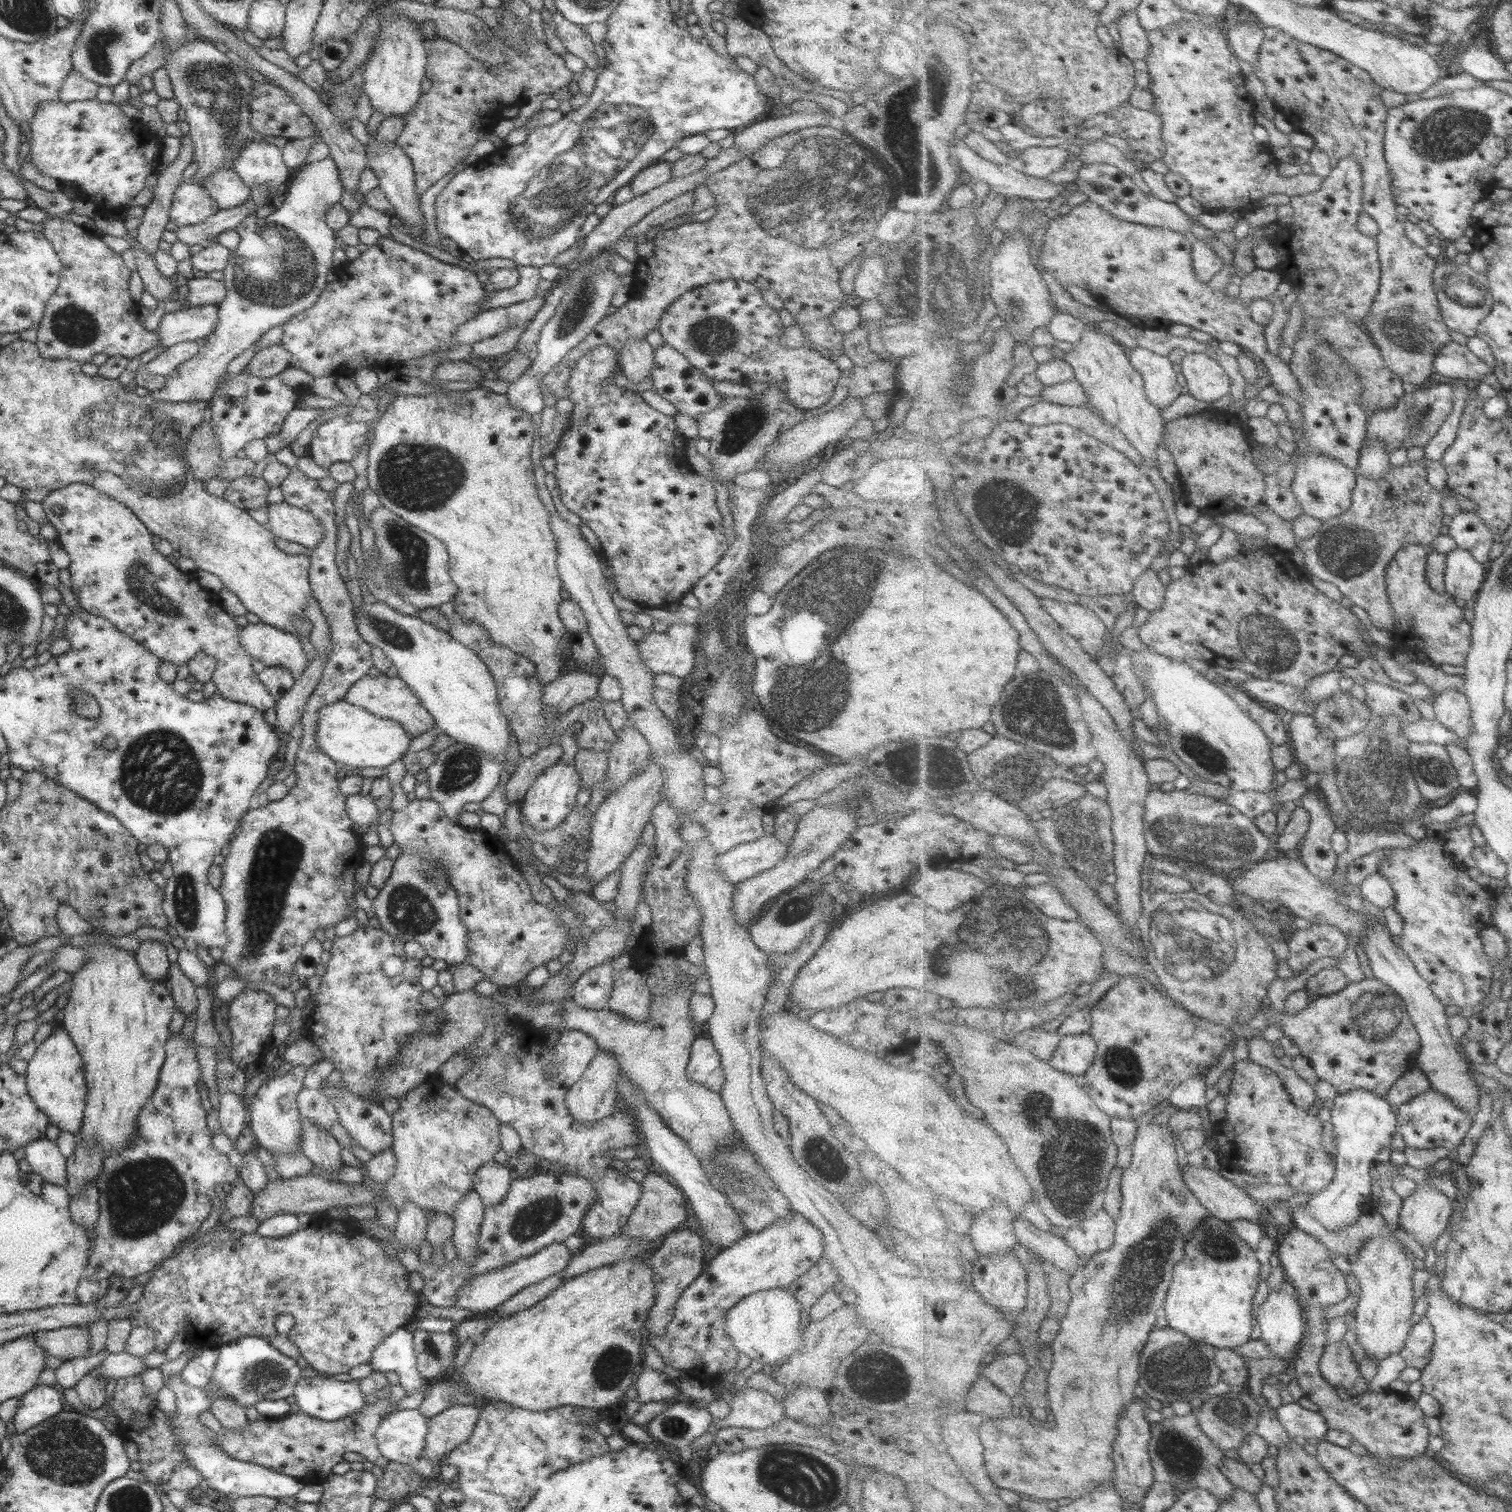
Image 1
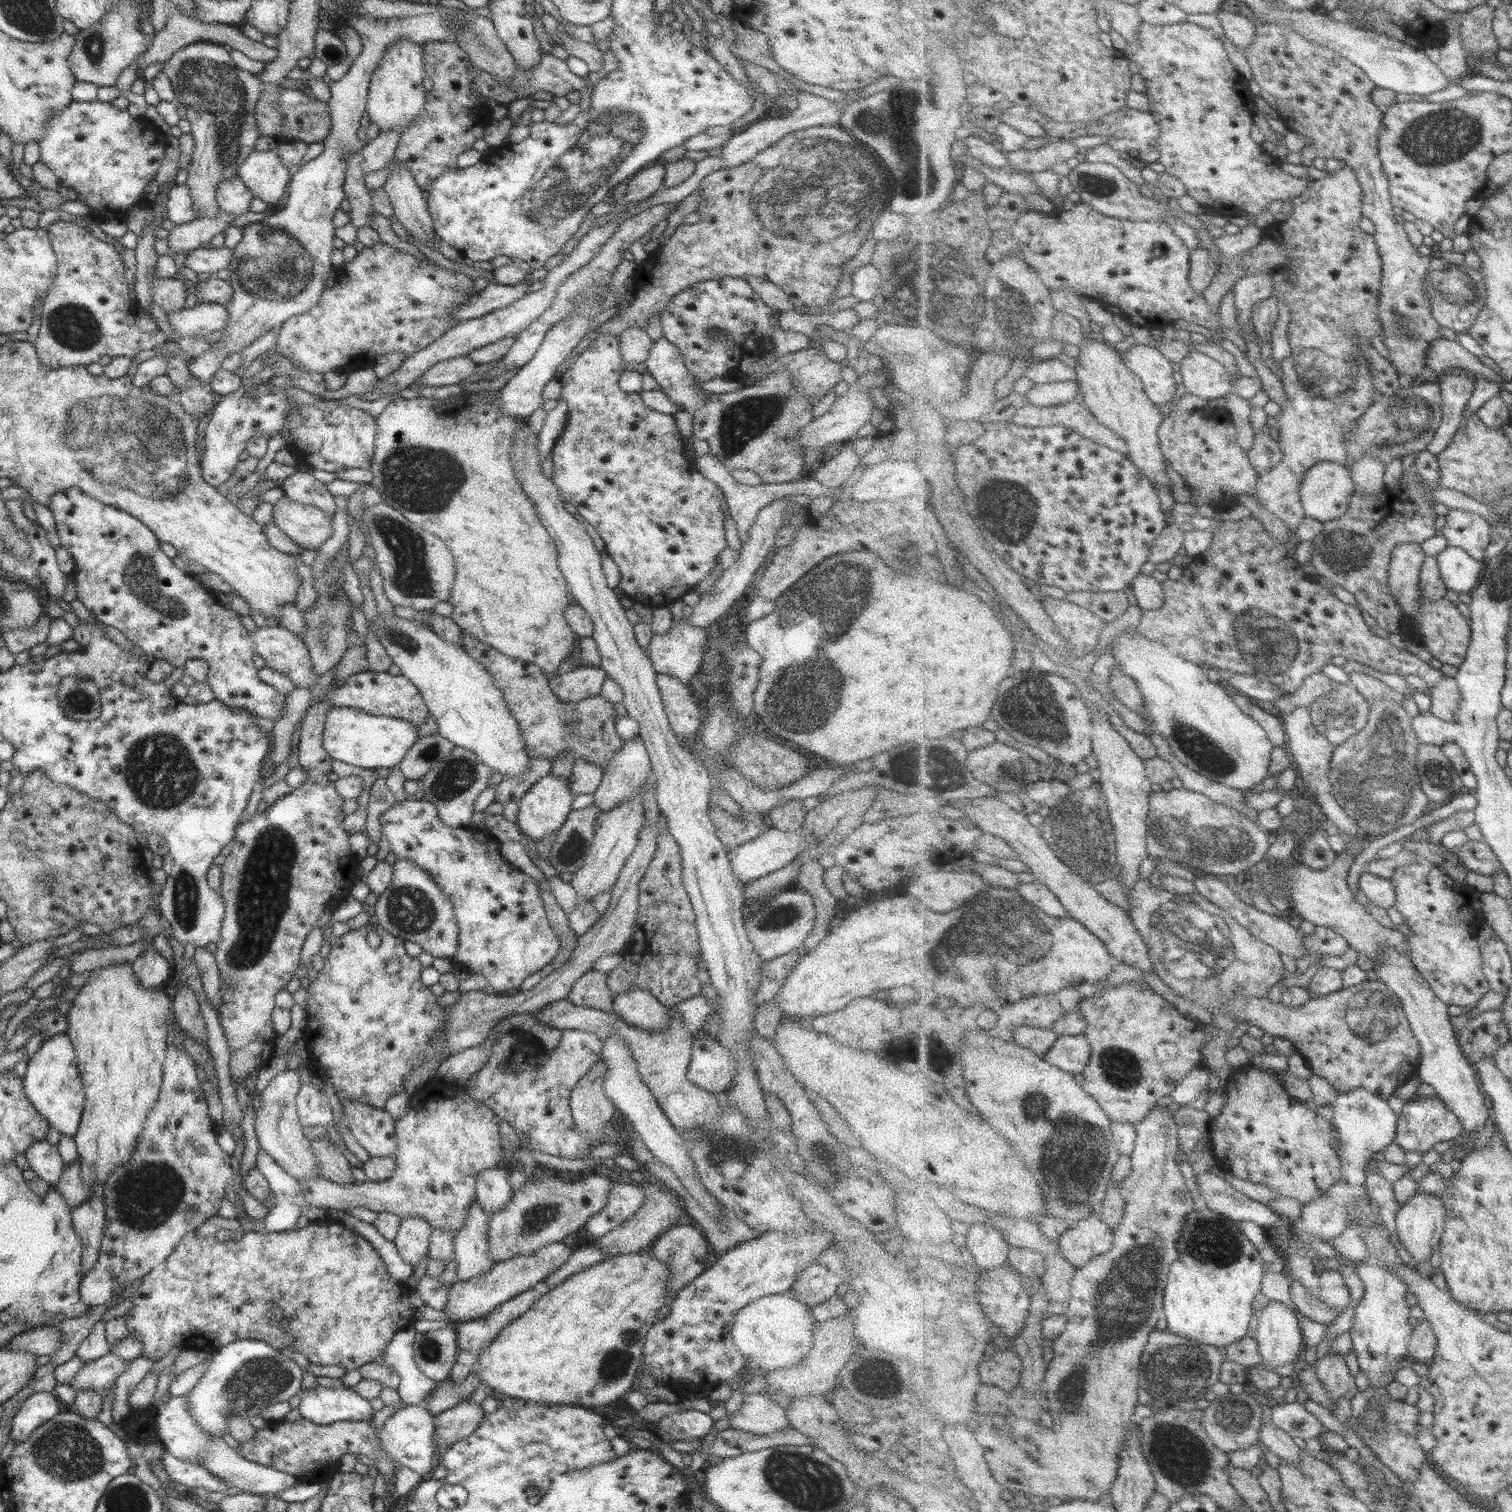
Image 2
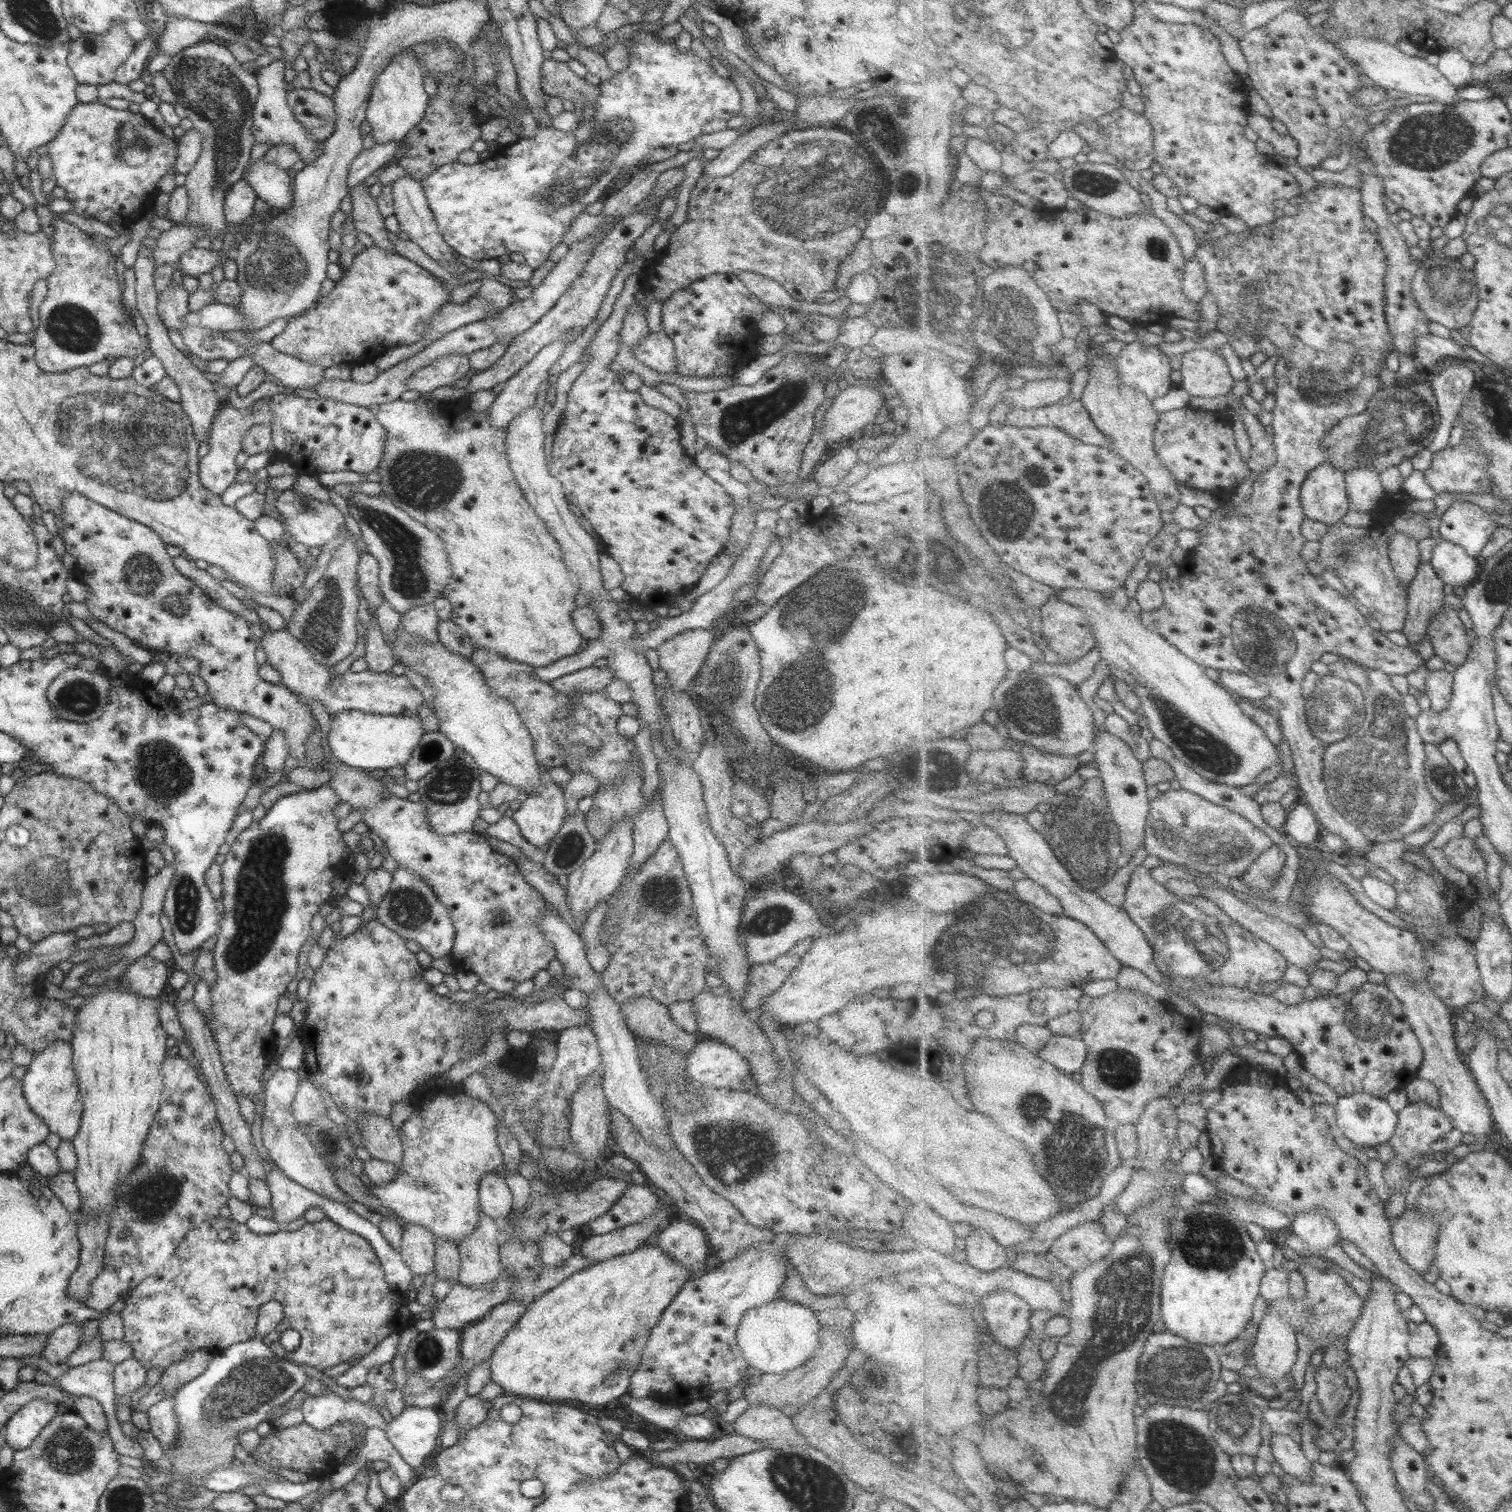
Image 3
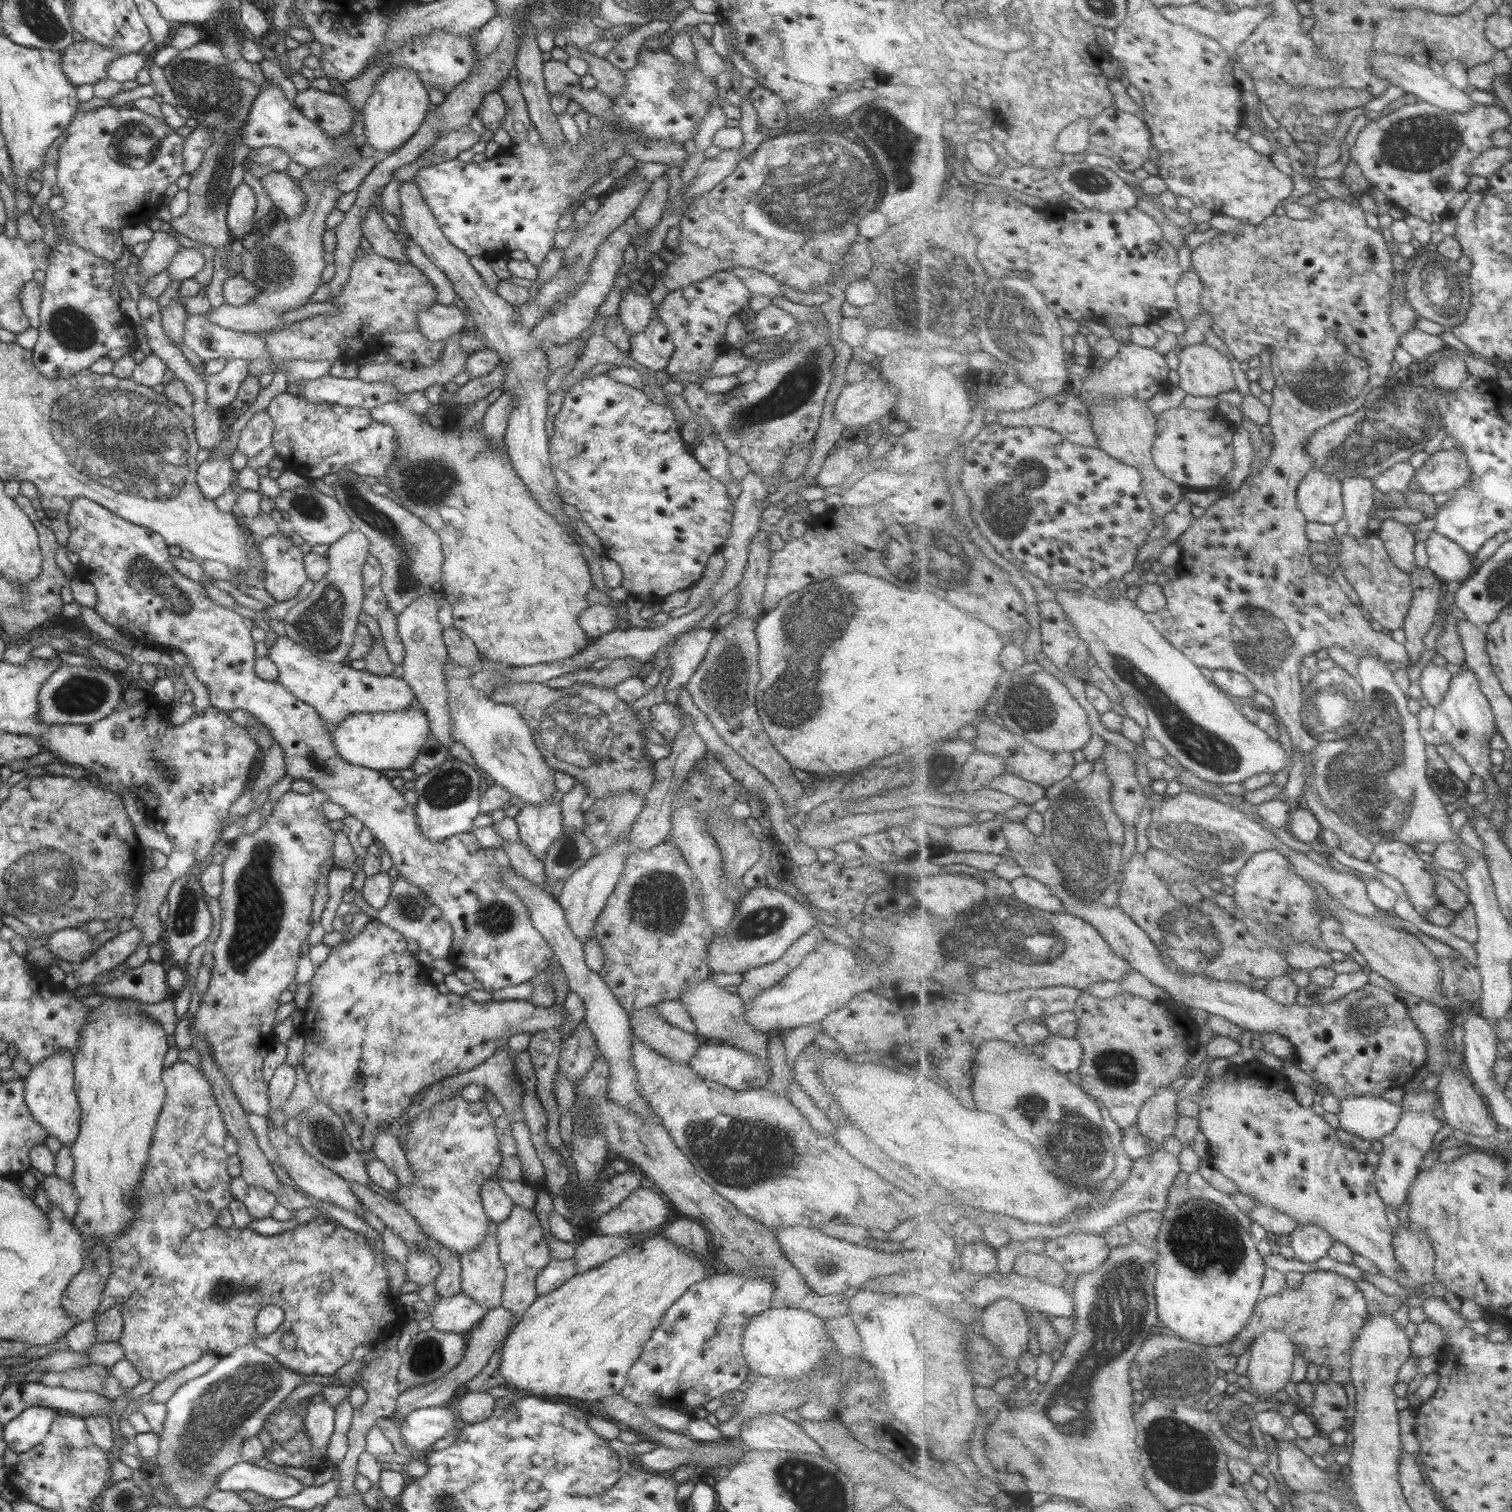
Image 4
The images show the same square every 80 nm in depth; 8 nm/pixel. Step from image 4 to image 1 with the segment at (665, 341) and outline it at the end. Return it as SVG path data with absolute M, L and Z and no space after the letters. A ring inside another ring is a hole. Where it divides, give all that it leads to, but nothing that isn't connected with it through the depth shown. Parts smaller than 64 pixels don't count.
M662 345L655 350L653 371L651 374L653 389L670 404L674 404L677 412L686 414L697 420L706 412L714 410L722 401L723 397L714 389L714 381L694 368L688 359L674 350L670 345Z

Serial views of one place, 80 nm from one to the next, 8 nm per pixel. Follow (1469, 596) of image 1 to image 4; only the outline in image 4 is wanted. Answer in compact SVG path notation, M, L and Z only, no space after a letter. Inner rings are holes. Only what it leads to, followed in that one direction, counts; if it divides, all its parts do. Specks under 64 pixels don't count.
M1434 529L1427 545L1431 556L1429 568L1442 581L1462 584L1473 576L1472 556L1461 544Z

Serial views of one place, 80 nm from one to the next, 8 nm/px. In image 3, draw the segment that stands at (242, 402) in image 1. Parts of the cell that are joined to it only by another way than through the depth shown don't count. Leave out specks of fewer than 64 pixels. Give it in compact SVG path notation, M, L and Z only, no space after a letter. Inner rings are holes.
M271 397L262 398L253 411L250 410L250 407L235 408L229 401L224 402L222 408L218 409L217 415L212 421L210 434L208 434L210 450L199 460L199 480L201 486L208 492L221 496L235 481L239 472L238 466L236 466L236 457L243 452L242 439L244 439L244 435L256 425L271 425L273 421L273 412L268 403L270 400Z

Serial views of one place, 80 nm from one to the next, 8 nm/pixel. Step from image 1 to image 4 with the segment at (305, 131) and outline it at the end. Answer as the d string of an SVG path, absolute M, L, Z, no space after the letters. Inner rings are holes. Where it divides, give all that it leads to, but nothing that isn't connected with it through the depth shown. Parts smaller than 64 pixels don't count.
M307 89L294 96L293 106L330 138L350 130L358 120L350 103L326 90Z

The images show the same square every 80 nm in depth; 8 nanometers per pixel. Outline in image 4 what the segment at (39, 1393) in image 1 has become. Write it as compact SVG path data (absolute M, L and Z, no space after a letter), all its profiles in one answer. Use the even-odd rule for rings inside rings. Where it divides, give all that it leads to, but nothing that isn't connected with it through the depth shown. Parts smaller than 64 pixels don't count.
M44 1406L26 1408L16 1419L10 1420L4 1426L4 1441L7 1448L18 1455L29 1452L34 1445L40 1444L48 1436L58 1414L57 1410Z

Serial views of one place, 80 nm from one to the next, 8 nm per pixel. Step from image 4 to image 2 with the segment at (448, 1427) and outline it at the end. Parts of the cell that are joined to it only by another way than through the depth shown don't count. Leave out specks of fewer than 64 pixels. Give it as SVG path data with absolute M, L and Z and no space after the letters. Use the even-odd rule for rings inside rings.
M411 1402L406 1408L397 1410L382 1426L379 1442L382 1449L388 1453L392 1461L400 1463L408 1472L416 1472L421 1476L422 1481L431 1480L432 1469L436 1467L432 1458L434 1457L434 1417L428 1413L422 1403Z

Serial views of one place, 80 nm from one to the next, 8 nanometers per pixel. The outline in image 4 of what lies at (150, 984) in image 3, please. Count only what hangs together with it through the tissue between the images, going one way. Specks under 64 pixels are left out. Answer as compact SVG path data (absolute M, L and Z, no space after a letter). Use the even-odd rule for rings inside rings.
M147 961L138 968L128 970L120 980L92 986L96 995L104 998L130 998L144 1004L161 1003L164 999L171 998L166 976L160 963Z

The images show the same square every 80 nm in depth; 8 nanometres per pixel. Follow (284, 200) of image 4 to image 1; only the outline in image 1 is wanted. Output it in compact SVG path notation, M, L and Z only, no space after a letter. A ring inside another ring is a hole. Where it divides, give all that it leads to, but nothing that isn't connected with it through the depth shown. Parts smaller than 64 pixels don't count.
M260 139L245 142L245 145L239 150L237 159L233 160L233 169L250 188L256 188L263 184L270 186L268 199L277 201L282 198L286 189L285 184L288 183L288 176L290 176L290 170L283 161L281 147L265 143Z

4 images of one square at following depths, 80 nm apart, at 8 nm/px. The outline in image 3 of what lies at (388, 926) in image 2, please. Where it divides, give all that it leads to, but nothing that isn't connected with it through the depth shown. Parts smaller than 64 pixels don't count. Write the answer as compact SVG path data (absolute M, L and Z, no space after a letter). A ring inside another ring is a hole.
M399 866L393 872L390 888L377 908L378 912L374 916L377 922L396 932L402 939L413 940L422 951L427 952L434 959L451 955L456 930L446 912L446 906L441 904L437 894L424 879L411 873L407 868Z

